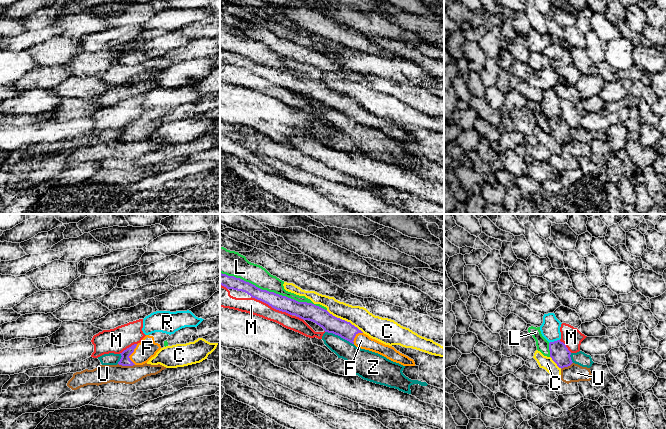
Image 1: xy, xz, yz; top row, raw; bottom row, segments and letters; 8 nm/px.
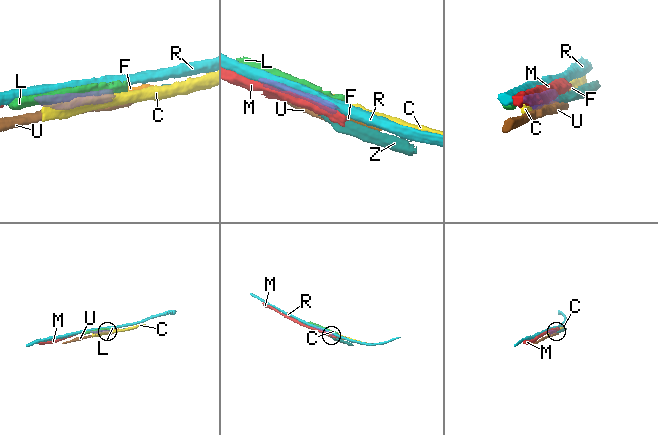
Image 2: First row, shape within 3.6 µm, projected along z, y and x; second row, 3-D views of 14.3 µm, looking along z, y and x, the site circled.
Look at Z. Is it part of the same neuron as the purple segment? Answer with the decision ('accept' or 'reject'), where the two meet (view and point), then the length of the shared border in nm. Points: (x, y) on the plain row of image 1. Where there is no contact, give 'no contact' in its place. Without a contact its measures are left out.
reject | xz (339, 111) | 260 nm

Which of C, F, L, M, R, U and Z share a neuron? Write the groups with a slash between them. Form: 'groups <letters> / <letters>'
groups C / F / L / M / R / U / Z

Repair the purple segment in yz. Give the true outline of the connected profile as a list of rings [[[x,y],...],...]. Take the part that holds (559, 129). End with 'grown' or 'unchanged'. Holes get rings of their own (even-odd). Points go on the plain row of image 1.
[[[560,116],[549,119],[550,133],[557,140],[559,144],[570,142],[573,138],[571,136],[571,128],[566,121]]]; unchanged

